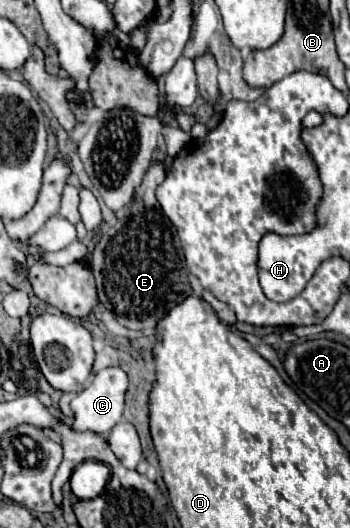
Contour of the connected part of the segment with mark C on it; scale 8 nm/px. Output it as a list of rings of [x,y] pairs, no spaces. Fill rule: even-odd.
[[[107,367],[97,371],[89,385],[71,401],[71,409],[75,413],[75,431],[95,431],[99,435],[107,435],[115,423],[121,421],[123,417],[123,407],[125,407],[125,391],[127,391],[129,379],[127,373],[121,367]]]

